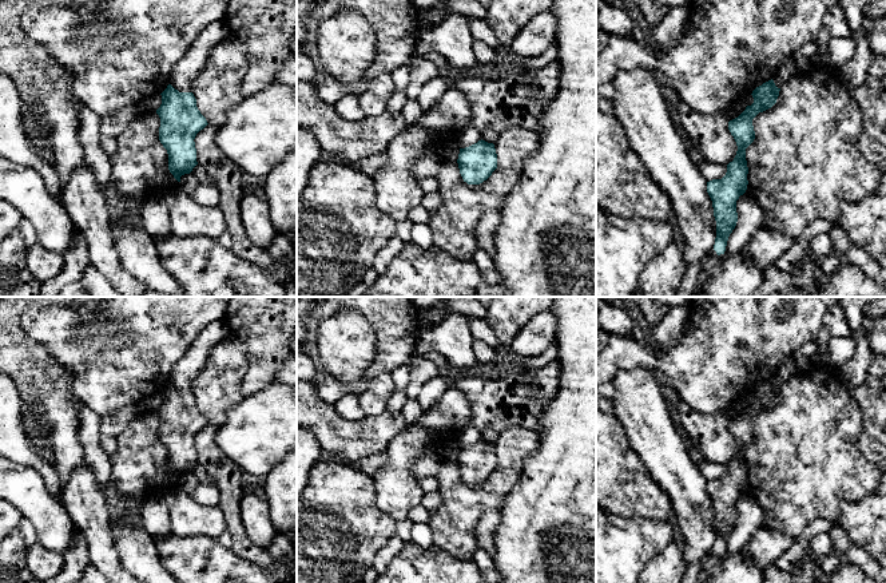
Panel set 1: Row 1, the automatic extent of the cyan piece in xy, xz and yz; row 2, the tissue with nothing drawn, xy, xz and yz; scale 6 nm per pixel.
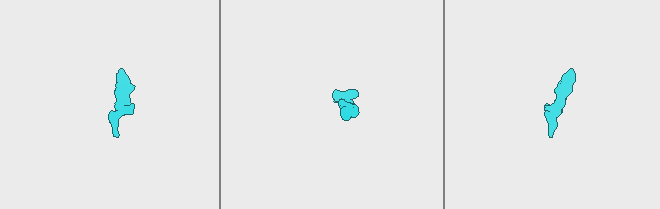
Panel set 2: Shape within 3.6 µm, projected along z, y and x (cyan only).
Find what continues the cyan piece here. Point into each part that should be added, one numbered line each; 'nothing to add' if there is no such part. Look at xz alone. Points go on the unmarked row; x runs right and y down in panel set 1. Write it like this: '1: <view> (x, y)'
nothing to add

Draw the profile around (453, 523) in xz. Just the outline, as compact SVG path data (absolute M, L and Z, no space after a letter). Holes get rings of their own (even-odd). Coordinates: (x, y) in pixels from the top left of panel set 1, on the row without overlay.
M513 427L493 443L497 468L480 484L468 484L458 463L441 461L436 479L442 497L440 507L430 511L428 524L434 546L466 560L480 548L476 526L489 512L500 512L512 488L519 483L524 463L539 447L539 435L532 429Z

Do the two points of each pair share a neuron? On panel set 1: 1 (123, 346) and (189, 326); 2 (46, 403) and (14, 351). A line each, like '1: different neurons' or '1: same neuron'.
1: same neuron
2: same neuron

